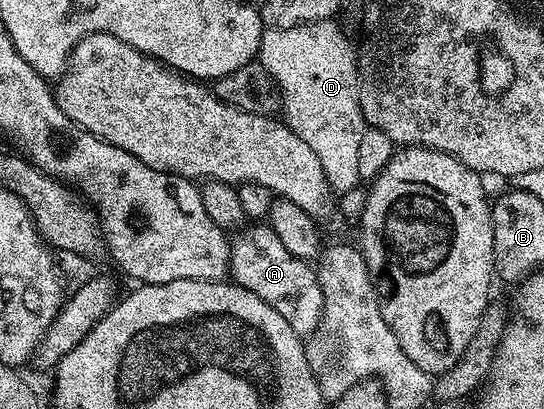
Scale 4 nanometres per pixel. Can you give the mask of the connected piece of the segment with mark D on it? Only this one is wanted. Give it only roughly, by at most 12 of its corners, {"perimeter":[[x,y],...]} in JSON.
{"perimeter":[[333,19],[266,28],[283,121],[358,186],[357,53]]}

